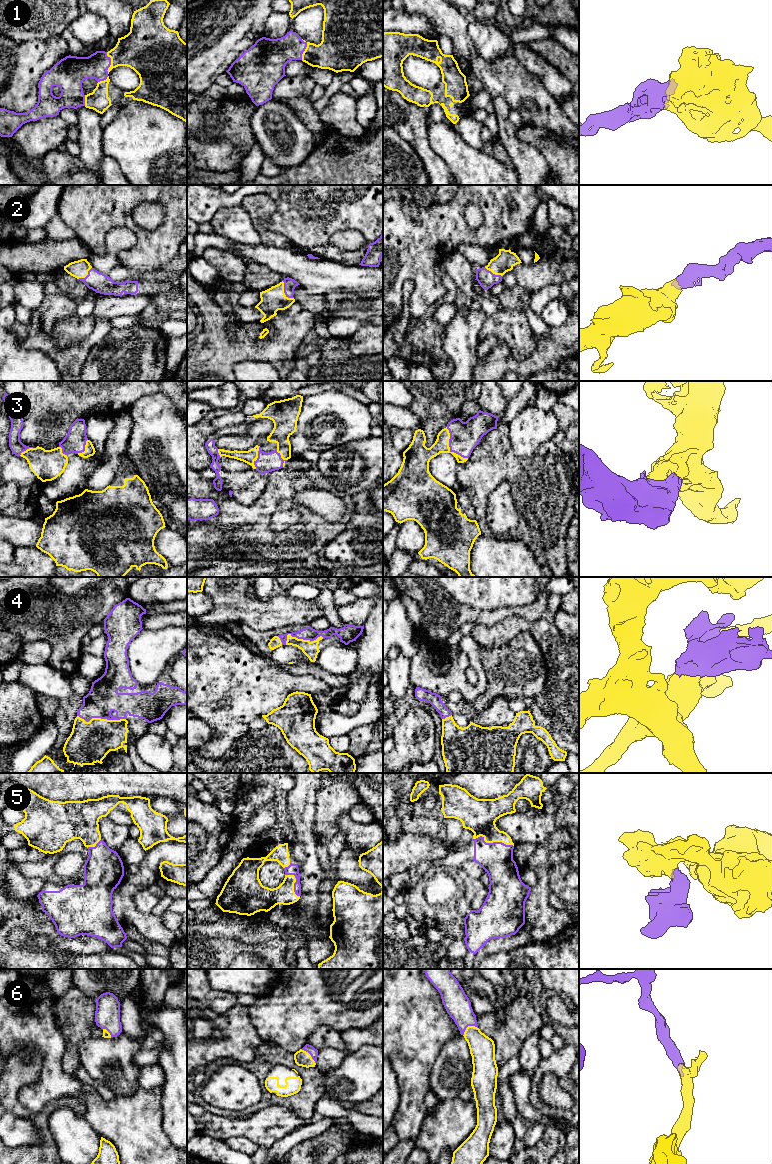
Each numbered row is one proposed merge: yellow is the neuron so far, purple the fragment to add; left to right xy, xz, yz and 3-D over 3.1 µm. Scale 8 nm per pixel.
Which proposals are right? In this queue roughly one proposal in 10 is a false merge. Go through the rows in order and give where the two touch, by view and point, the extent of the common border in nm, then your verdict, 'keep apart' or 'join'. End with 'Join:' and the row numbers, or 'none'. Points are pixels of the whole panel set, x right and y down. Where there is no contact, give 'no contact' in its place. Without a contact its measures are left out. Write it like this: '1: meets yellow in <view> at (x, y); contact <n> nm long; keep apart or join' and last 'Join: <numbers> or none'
1: meets yellow in xy at (111, 63); contact 180 nm long; join
2: meets yellow in xz at (283, 292); contact 170 nm long; join
3: meets yellow in yz at (449, 447); contact 300 nm long; join
4: meets yellow in xy at (100, 718); contact 400 nm long; join
5: meets yellow in yz at (493, 841); contact 340 nm long; join
6: meets yellow in yz at (468, 1026); contact 140 nm long; join
Join: 1, 2, 3, 4, 5, 6

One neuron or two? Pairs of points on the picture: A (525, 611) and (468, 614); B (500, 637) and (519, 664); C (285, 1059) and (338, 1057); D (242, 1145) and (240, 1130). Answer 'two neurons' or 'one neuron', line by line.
A: one neuron
B: two neurons
C: two neurons
D: two neurons

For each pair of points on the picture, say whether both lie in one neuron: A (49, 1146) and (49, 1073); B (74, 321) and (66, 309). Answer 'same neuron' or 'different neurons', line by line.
A: different neurons
B: different neurons

